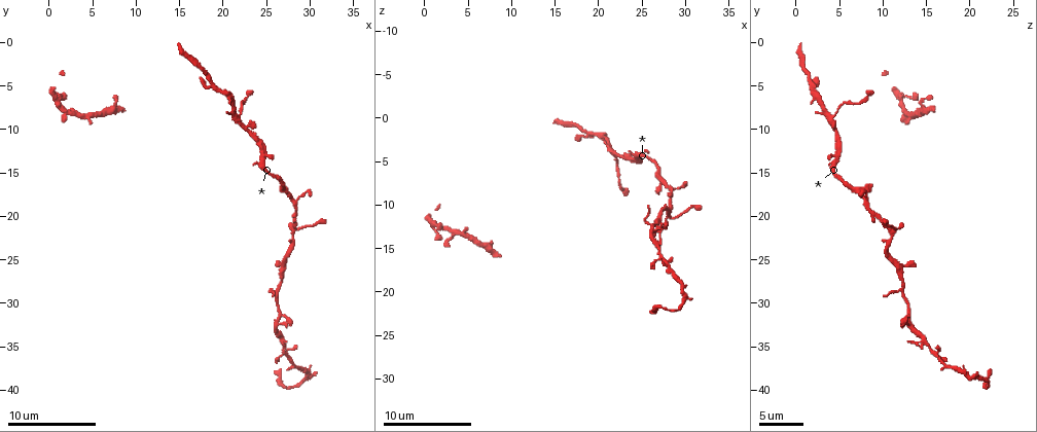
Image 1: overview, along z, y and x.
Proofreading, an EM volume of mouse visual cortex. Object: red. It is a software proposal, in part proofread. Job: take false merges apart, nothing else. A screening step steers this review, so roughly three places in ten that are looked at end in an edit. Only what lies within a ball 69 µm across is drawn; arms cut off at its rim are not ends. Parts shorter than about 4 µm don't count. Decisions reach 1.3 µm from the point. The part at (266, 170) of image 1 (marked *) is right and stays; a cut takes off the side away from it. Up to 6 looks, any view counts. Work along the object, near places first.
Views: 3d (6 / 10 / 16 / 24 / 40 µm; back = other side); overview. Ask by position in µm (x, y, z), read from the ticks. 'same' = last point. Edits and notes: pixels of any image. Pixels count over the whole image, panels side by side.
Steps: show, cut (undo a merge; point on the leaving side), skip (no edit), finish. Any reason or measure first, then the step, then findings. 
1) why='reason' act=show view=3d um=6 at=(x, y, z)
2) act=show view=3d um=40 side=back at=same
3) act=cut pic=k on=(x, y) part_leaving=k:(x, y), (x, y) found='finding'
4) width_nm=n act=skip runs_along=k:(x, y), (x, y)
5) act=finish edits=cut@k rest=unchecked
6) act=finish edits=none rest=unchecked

why='looks like a crossing' act=show view=3d um=10 at=(21.6, 8.4, 4.2)

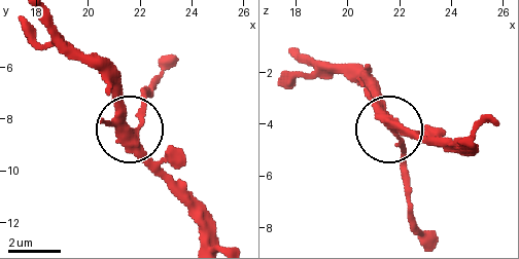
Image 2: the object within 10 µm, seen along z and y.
arms=4 act=skip runs_along=2:(465, 140), (419, 140), (390, 131), (406, 171) found='one neuron here'

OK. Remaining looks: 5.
why='four arms meet' act=show view=3d um=10 at=(28.2, 21.8, 11.4)

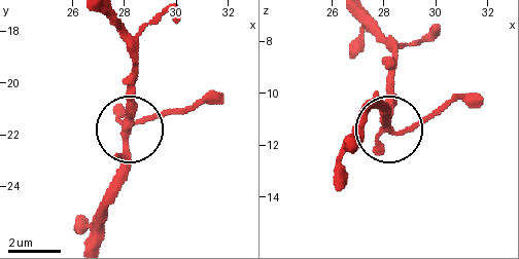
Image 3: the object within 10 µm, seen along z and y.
act=show view=3d um=6 at=(28.3, 21.7, 11.4)

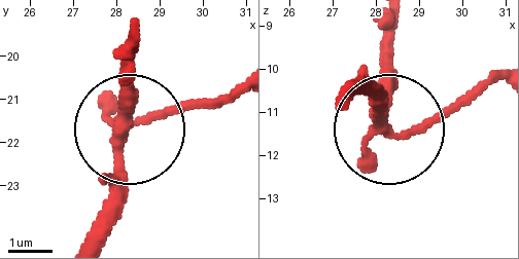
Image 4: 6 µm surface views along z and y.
act=skip found='one neuron here'

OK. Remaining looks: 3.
why='thick turns thin' act=show view=3d um=10 at=(26.4, 31.4, 13.0)

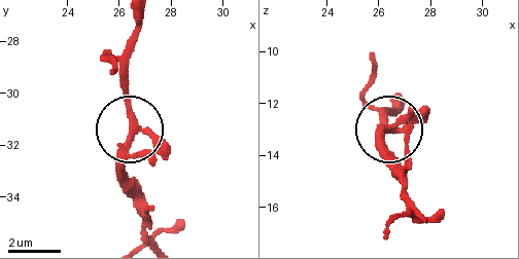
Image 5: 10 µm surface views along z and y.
arms=4 act=skip runs_along=5:(139, 22), (129, 62), (122, 192) found='continuous, no second neuron'

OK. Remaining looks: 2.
act=finish edits=none rest=unchecked

